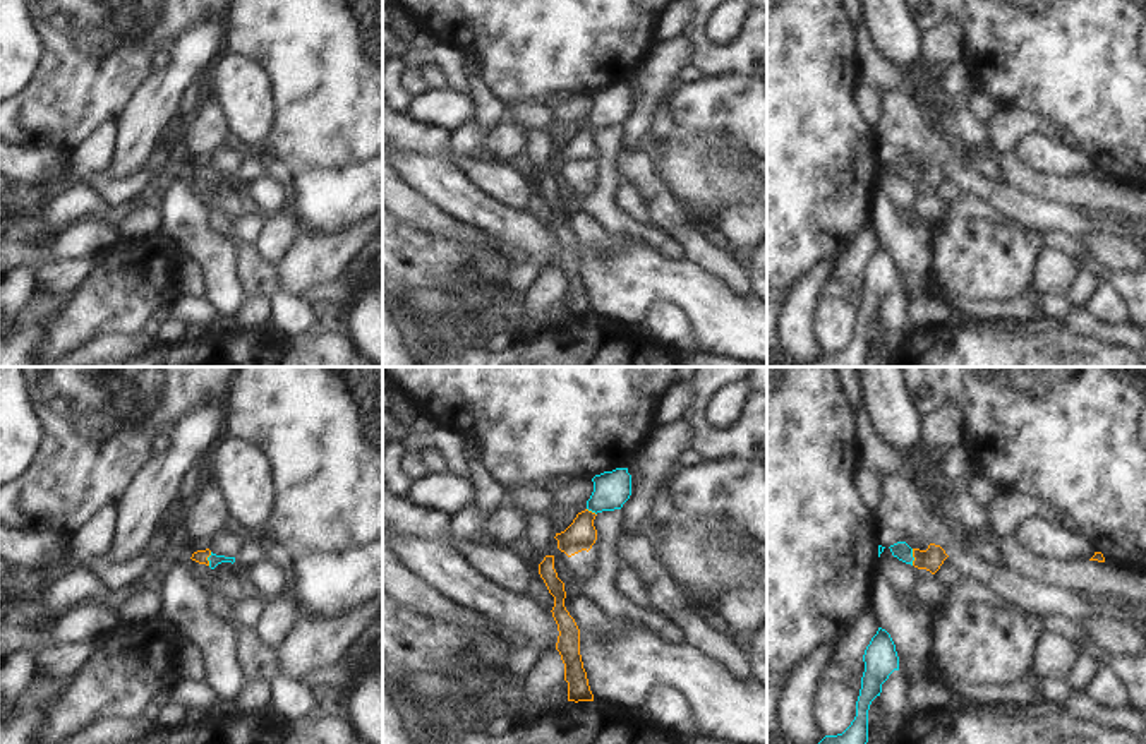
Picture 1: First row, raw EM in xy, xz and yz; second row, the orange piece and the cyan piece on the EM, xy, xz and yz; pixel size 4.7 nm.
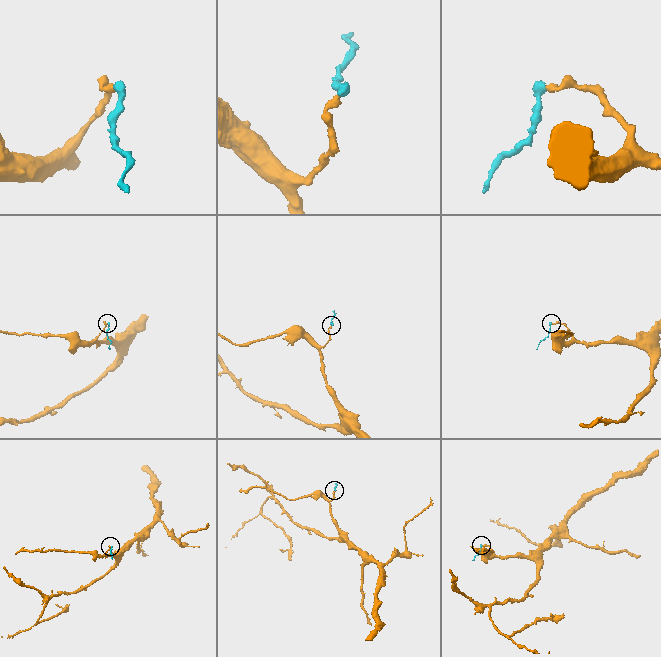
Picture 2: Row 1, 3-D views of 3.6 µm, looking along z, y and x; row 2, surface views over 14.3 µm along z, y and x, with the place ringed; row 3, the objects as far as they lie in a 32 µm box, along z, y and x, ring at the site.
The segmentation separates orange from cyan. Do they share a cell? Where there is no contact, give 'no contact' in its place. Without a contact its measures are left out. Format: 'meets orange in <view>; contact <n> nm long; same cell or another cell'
meets orange in yz; contact 80 nm long; same cell

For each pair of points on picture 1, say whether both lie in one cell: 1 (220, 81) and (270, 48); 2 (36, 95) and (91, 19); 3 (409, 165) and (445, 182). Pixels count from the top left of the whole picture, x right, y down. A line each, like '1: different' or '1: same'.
1: different
2: same
3: same

